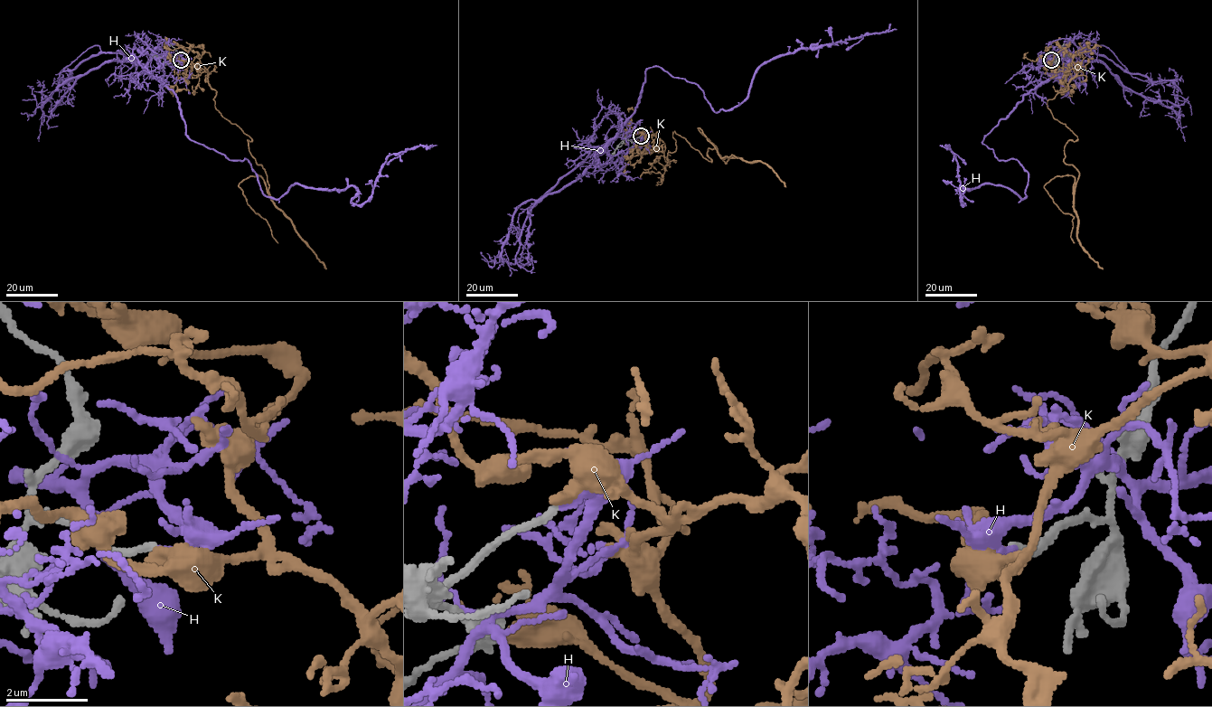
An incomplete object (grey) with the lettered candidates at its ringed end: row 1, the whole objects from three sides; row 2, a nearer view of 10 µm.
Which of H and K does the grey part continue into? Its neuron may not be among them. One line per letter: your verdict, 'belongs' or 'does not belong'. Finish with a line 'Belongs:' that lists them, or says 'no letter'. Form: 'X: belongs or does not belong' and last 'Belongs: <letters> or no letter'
H: does not belong
K: belongs
Belongs: K

